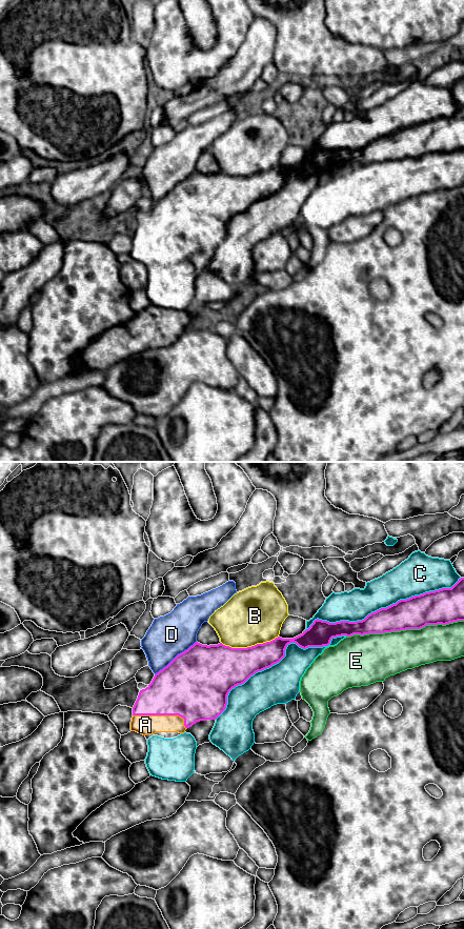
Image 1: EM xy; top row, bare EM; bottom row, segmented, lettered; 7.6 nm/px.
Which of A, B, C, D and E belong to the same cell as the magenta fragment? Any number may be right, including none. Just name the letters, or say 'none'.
A

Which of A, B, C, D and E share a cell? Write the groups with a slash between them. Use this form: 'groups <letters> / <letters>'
groups A / B / C / D / E

